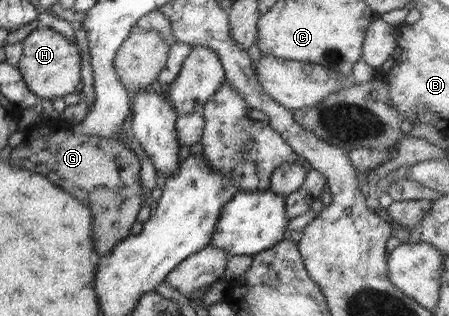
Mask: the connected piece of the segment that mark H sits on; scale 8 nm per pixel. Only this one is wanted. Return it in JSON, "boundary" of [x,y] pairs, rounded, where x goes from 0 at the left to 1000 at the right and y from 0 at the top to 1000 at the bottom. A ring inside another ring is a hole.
{"boundary":[[[87,79],[49,130],[51,171],[38,212],[60,278],[89,313],[122,316],[183,288],[180,171],[171,136],[105,82]]]}

